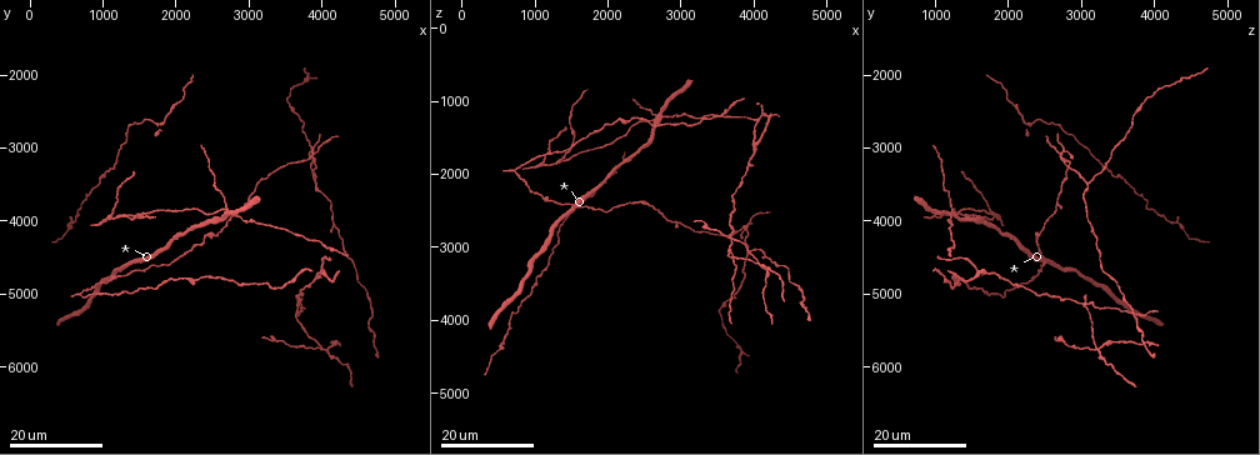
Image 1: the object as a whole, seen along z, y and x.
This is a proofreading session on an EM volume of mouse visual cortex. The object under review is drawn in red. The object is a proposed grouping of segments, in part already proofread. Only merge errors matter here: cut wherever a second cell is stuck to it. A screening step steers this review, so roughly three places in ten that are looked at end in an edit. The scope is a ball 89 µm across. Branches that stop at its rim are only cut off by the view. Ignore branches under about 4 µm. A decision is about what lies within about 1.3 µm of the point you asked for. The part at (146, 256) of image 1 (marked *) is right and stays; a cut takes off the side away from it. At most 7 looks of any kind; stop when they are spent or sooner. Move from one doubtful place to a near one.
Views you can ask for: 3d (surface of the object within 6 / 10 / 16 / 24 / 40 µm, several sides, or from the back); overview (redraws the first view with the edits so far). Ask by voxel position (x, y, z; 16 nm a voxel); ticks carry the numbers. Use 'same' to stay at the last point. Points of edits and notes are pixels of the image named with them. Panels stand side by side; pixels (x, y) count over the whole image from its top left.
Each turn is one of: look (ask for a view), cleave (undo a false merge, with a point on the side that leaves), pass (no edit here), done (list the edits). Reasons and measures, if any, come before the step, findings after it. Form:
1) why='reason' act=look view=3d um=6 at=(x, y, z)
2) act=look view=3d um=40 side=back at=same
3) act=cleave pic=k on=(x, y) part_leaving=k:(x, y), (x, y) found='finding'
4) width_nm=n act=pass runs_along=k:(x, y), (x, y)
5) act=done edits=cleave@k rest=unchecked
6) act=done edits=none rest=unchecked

why='four or more arms meet' act=look view=3d um=16 at=(3650, 5200, 3050)

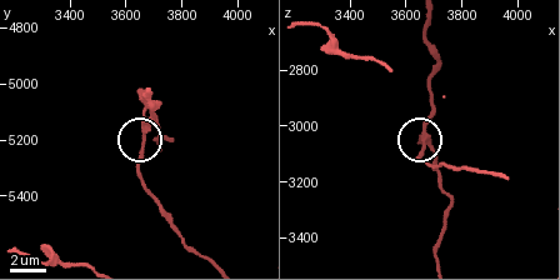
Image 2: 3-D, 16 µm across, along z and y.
why='closer look' act=look view=3d um=10 at=(3670, 5160, 3040)

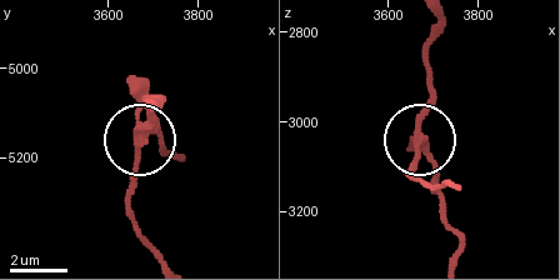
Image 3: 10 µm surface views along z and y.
arms=4 act=pass runs_along=3:(433, 23), (419, 138), (438, 193) found='one cell here'

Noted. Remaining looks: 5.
why='looks like a crossing' act=look view=3d um=24 at=(4050, 5750, 3200)

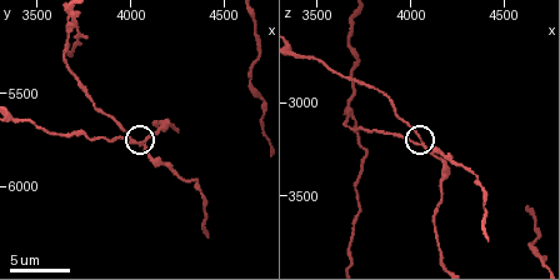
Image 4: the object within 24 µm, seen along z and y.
why='zoom in' act=look view=3d um=6 at=(4040, 5780, 3180)

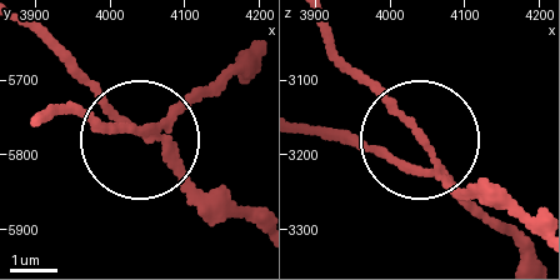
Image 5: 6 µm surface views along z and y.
width_nm=150 act=cleave pic=5 on=(218, 95) part_leaving=5:(160, 121), (45, 110) found='two cells meet here'

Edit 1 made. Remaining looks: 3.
why='three arms meet' act=look view=3d um=16 at=(4050, 4700, 1650)

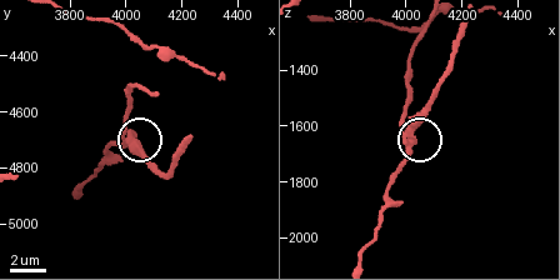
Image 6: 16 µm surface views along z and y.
act=look view=3d um=10 at=(4030, 4720, 1610)

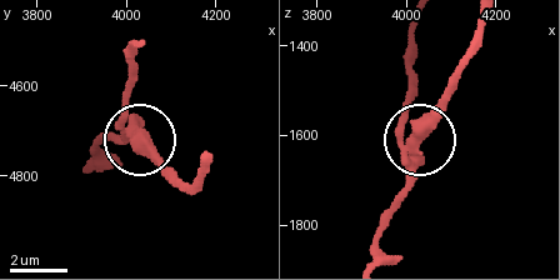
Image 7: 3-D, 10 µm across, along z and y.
act=look view=3d um=6 at=(4030, 4715, 1605)

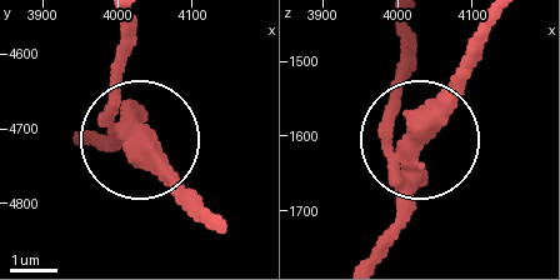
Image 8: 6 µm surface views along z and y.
side_arm_um=9 arms=3 act=cleave pic=8 on=(129, 161) found='two cells meet here'

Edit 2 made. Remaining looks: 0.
act=done edits=cleave@5,cleave@8 rest=unchecked

